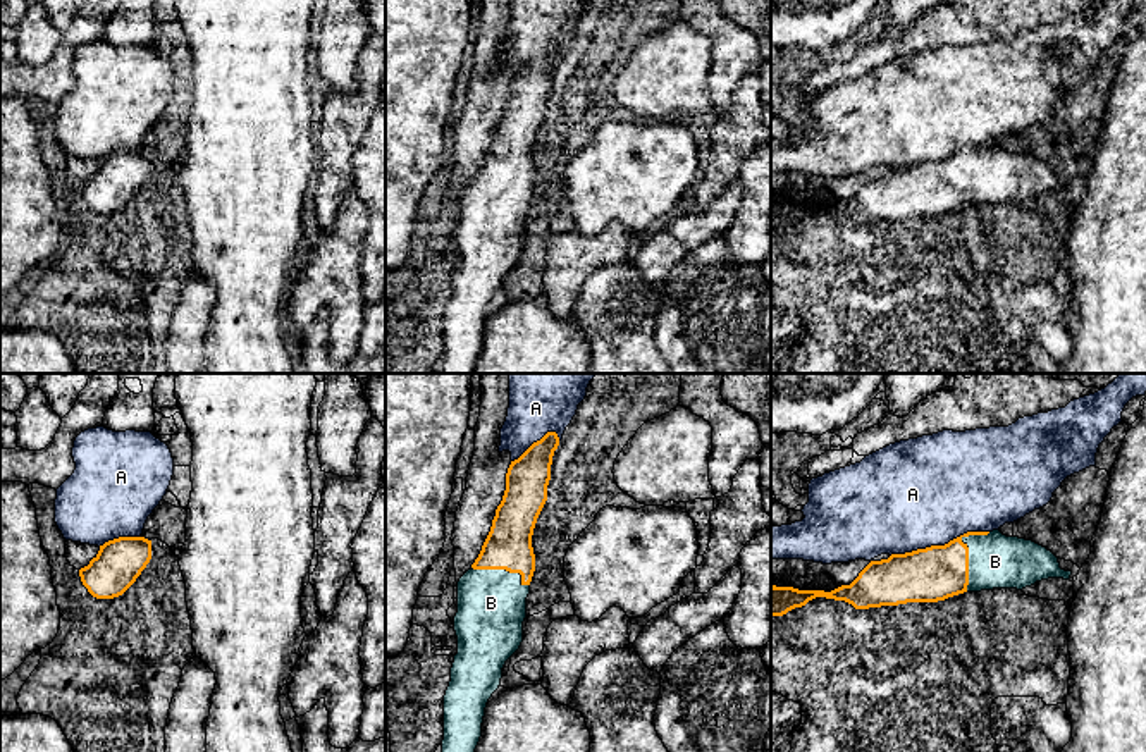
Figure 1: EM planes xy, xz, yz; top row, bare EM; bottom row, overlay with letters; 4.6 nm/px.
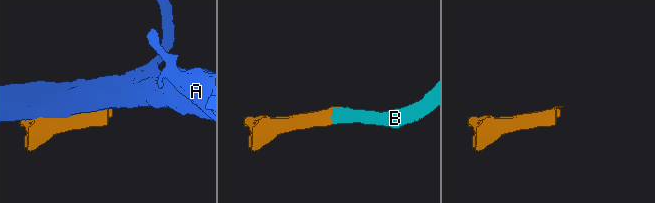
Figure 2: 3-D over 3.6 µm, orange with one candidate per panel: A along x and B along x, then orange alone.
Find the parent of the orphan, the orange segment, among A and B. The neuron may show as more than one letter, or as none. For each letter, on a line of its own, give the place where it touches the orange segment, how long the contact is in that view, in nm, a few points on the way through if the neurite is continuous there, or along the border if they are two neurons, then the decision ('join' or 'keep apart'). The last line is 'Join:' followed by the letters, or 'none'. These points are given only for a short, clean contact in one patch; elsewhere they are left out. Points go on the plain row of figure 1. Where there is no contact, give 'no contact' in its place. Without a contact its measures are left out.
A: contact yz (938, 160); length 480 nm; keep apart
B: contact yz (967, 166); length 300 nm; way yz (935, 188), (948, 184), (967, 166), (976, 174), (995, 176); join
Join: B

